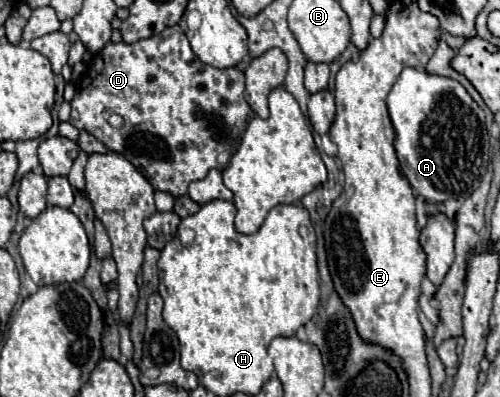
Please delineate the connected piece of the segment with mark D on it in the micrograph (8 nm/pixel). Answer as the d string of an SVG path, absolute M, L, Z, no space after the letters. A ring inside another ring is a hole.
M171 26L171 28L165 28L161 34L155 34L151 38L145 38L145 40L139 40L135 44L125 44L125 42L119 42L119 44L107 44L99 54L95 54L95 58L91 60L91 64L87 66L87 72L83 74L83 78L77 82L77 92L75 92L75 98L71 100L71 124L79 130L87 130L89 134L93 134L99 142L103 142L109 150L113 152L119 152L123 154L133 166L141 168L139 172L151 182L151 186L155 190L161 190L161 192L169 192L173 194L175 198L177 196L183 196L187 194L187 186L193 182L193 180L201 180L207 176L207 172L211 168L223 168L223 164L229 162L233 150L237 150L239 146L239 140L247 128L247 122L253 114L253 110L249 108L245 96L243 96L243 90L245 90L245 78L243 78L243 72L237 70L237 68L227 68L227 70L219 70L219 68L213 68L213 66L207 66L203 64L195 52L191 50L191 44L187 40L187 36L183 34L183 30L179 26ZM111 114L119 114L123 116L123 126L121 128L113 128L109 124L109 116Z

